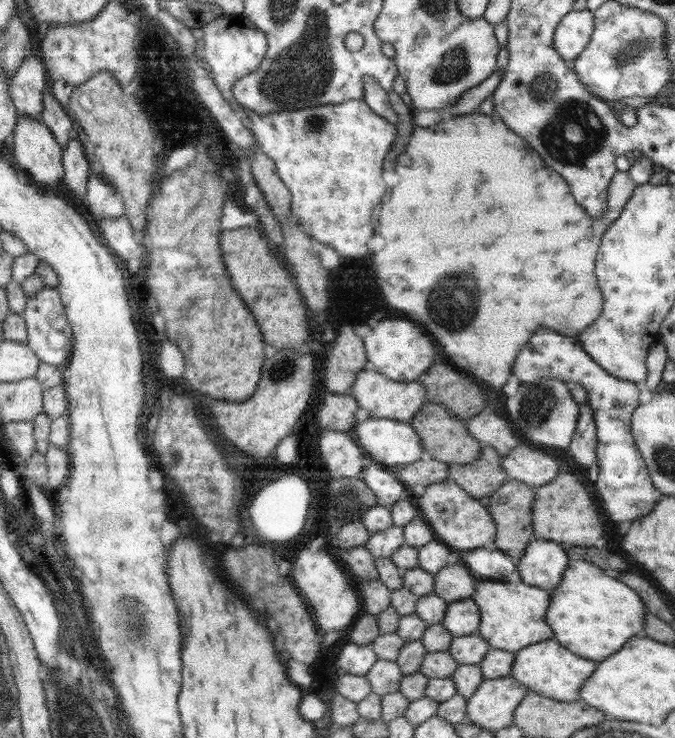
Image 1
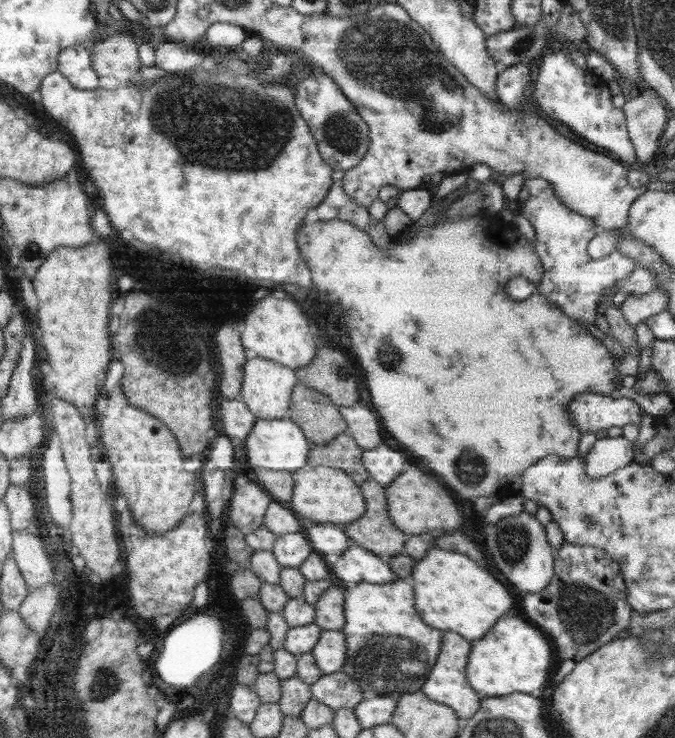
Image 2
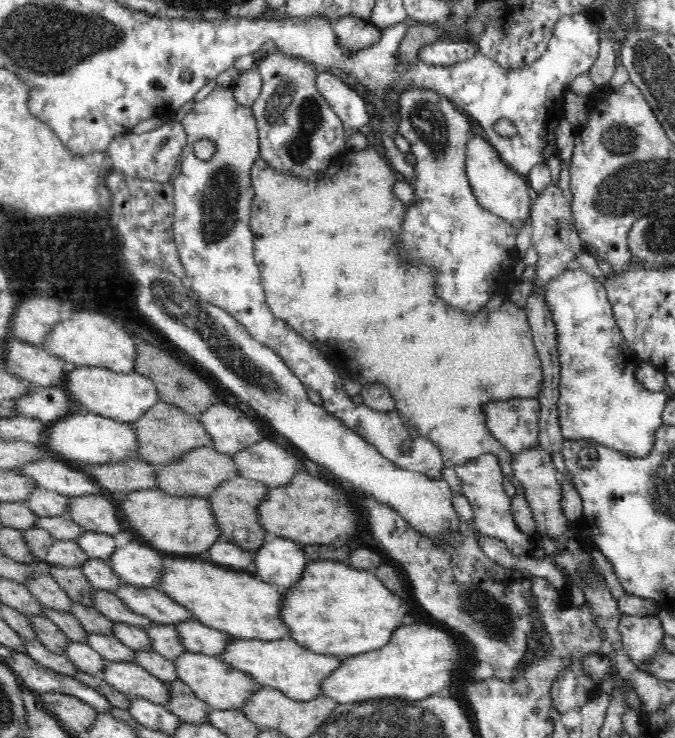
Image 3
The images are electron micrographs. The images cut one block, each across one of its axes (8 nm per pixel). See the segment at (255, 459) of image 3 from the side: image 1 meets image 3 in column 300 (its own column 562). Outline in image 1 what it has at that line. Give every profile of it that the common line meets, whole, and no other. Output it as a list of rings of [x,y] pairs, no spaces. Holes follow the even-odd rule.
[[[523,441],[501,458],[508,478],[521,480],[532,487],[546,484],[558,473],[564,472],[562,464],[546,449],[530,447]]]

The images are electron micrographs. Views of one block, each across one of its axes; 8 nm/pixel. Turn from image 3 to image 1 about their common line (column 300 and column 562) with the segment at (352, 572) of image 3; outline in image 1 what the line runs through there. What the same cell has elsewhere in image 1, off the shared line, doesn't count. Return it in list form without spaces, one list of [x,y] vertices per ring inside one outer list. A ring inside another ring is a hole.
[[[584,559],[569,560],[560,584],[550,594],[546,624],[551,626],[554,639],[575,656],[597,662],[618,652],[628,640],[641,636],[644,622],[646,622],[644,618],[649,613],[646,612],[646,606],[640,600],[640,596],[632,588],[628,588],[618,579],[610,578],[604,570],[600,569],[599,565]]]

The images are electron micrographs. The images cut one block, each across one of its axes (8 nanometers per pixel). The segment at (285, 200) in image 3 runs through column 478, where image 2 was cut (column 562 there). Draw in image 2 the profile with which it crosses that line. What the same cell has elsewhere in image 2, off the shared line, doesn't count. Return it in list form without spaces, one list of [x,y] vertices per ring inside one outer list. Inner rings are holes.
[[[480,212],[478,216],[482,218],[474,218],[474,220],[478,220],[478,226],[484,224],[486,220],[486,228],[470,226],[474,224],[474,220],[466,222],[462,218],[454,222],[442,222],[442,226],[430,225],[413,234],[416,231],[413,230],[415,229],[415,223],[413,223],[407,230],[407,239],[404,238],[405,235],[389,239],[389,245],[386,248],[378,248],[366,231],[356,228],[356,225],[345,220],[319,219],[306,223],[302,221],[295,235],[301,257],[311,270],[314,287],[319,294],[328,296],[330,301],[335,301],[344,309],[352,350],[360,368],[366,374],[366,388],[370,393],[370,402],[379,416],[381,426],[386,428],[384,432],[390,432],[390,436],[394,434],[396,442],[404,450],[408,450],[412,456],[416,454],[416,458],[424,458],[424,466],[428,466],[436,476],[440,476],[442,482],[450,490],[454,490],[458,498],[464,498],[464,500],[478,498],[478,496],[494,496],[500,492],[506,494],[506,488],[510,488],[510,491],[517,490],[522,483],[523,472],[546,455],[576,457],[582,434],[571,420],[568,410],[569,402],[580,393],[608,396],[619,386],[619,375],[613,363],[614,358],[605,346],[575,323],[564,311],[561,311],[556,303],[550,302],[538,293],[532,293],[524,300],[510,300],[504,294],[504,284],[512,276],[524,276],[529,282],[539,284],[543,277],[543,264],[536,254],[535,245],[526,240],[523,235],[520,234],[513,242],[508,242],[506,238],[508,234],[501,234],[501,232],[519,232],[519,230],[504,228],[501,218],[494,217],[492,213]]]

